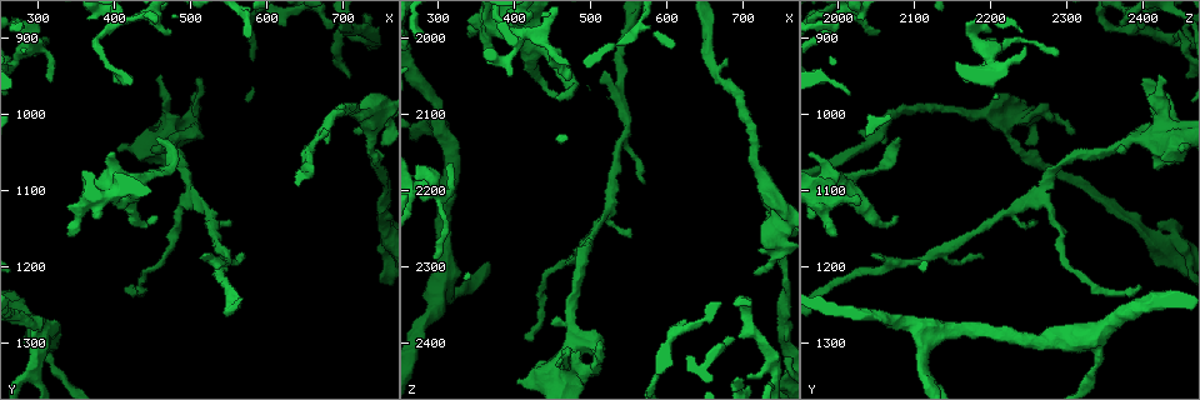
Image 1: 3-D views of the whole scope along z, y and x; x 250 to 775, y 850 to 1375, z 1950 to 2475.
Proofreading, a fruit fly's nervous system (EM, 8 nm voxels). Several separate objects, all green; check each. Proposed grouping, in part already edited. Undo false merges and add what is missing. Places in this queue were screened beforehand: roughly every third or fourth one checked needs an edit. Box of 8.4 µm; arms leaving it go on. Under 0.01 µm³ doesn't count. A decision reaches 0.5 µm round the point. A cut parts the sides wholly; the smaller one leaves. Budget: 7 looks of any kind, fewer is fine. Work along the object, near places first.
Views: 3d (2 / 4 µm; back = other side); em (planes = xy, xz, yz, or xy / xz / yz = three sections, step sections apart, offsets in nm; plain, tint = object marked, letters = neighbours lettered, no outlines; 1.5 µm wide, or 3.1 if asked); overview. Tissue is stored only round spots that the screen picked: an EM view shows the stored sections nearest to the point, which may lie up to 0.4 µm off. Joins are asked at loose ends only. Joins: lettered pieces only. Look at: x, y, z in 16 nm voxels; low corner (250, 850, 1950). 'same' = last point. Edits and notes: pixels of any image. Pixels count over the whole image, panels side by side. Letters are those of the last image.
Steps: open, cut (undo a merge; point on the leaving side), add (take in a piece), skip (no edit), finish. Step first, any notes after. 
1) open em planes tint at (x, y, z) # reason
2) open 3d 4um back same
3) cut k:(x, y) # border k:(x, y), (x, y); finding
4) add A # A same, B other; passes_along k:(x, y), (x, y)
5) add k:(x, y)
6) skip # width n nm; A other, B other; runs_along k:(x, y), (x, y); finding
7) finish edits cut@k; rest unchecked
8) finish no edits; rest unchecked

open em planes letters at (515, 1185, 2045)

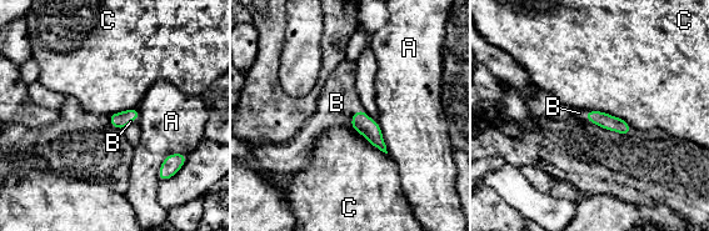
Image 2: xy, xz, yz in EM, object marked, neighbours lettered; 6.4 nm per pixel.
add B # longest_contact C 300 nm; A other, B same, C other; passes_along 2:(362, 122), (353, 115), (336, 103); it goes on there

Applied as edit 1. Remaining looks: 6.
open overview

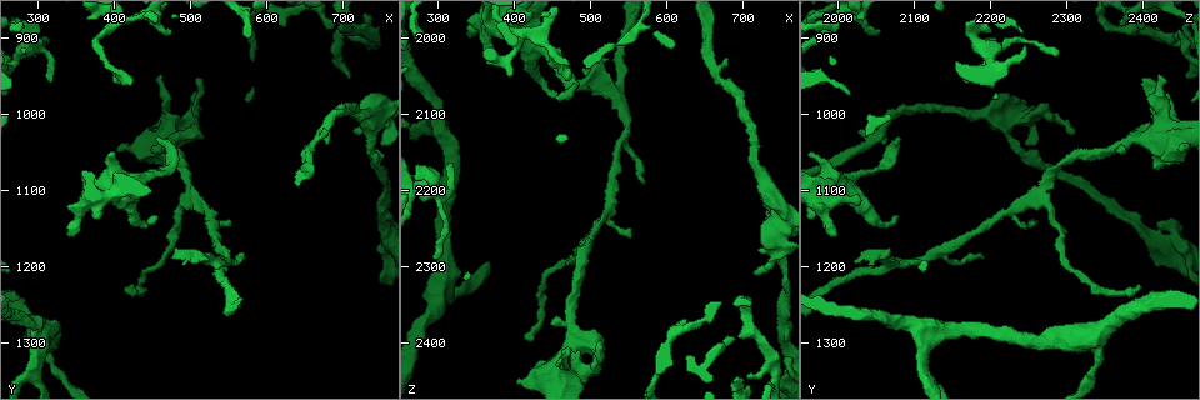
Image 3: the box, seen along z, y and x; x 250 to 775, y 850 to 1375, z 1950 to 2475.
open 3d 4um at (455, 1035, 2085) # free end

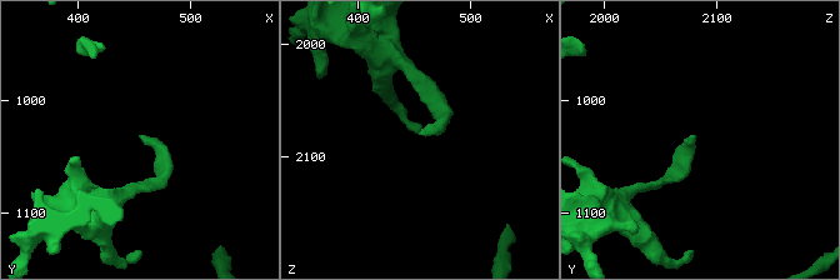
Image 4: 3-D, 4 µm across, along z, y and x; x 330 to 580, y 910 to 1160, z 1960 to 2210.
open em planes letters at (454, 1032, 2080)

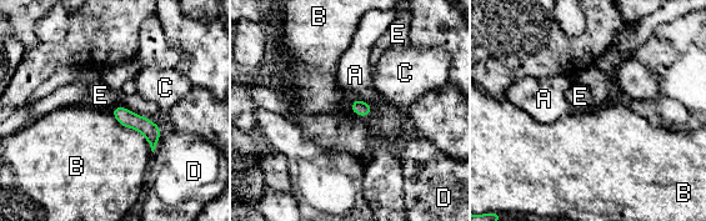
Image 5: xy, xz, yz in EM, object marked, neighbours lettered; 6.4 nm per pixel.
skip # longest_contact B 380 nm; A other, B other, C other, D other, E other; border 5:(110, 110), (153, 151); no lettered piece goes on from it

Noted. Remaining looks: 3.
open em planes letters at (475, 890, 2050) # thin end

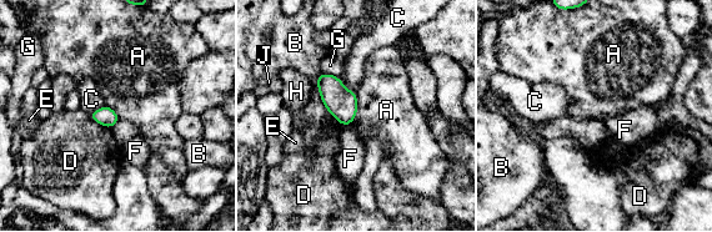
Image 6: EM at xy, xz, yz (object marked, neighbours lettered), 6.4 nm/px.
skip # A other, B other, C other, D other, E other, F other, G other, H other, J other; border 6:(355, 91), (356, 116), (350, 124); none of them fits

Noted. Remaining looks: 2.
finish edits add@2; rest unchecked

